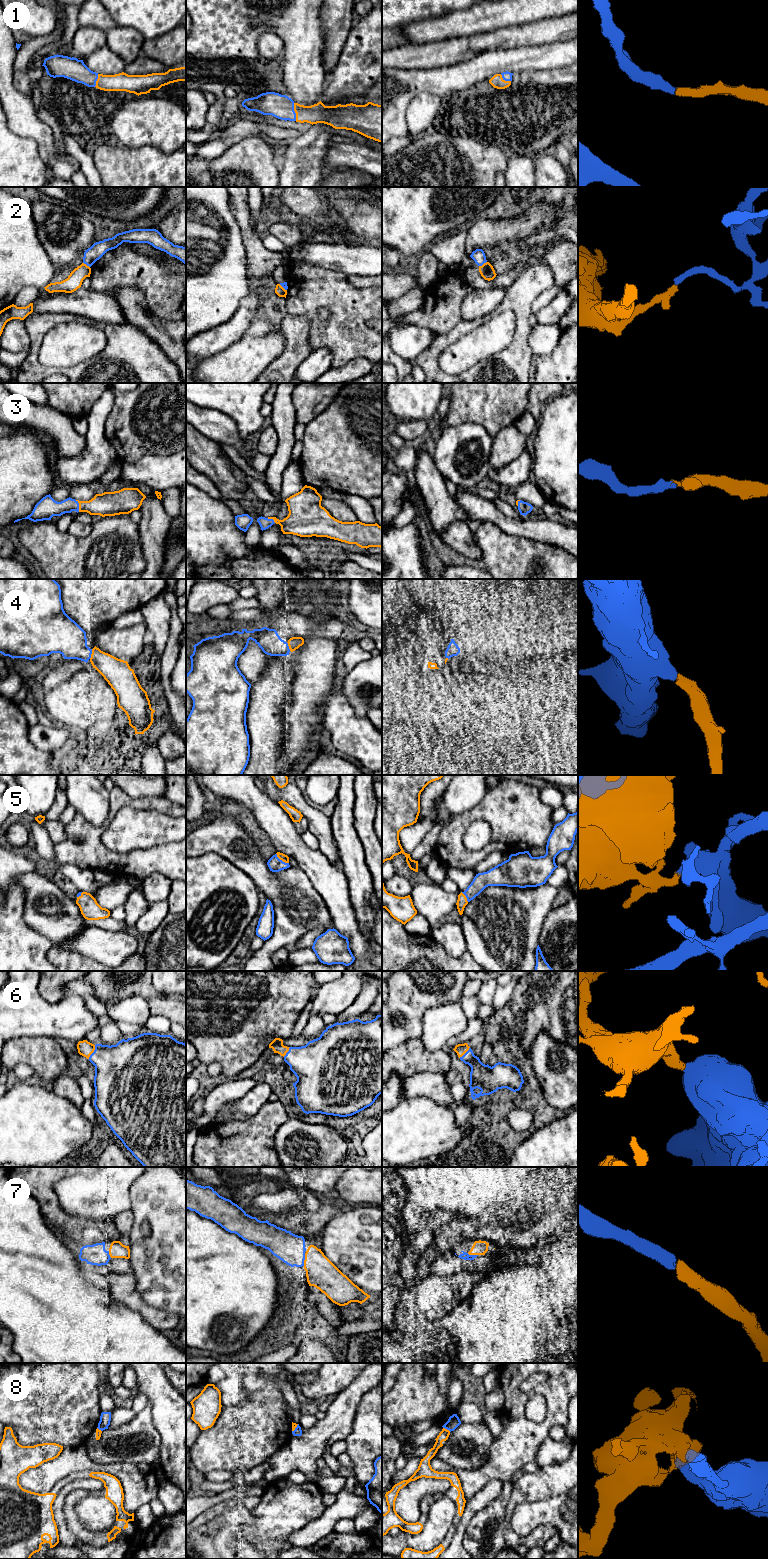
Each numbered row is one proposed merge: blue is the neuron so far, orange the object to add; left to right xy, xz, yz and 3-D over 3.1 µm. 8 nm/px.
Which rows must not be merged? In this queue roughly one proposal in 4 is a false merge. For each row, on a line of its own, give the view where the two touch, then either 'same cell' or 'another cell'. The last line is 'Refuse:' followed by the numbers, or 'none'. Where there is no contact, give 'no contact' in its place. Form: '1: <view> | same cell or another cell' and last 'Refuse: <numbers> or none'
1: xz | same cell
2: yz | another cell
3: xy | same cell
4: xy | same cell
5: xz | same cell
6: xy | same cell
7: xz | same cell
8: yz | another cell
Refuse: 2, 8

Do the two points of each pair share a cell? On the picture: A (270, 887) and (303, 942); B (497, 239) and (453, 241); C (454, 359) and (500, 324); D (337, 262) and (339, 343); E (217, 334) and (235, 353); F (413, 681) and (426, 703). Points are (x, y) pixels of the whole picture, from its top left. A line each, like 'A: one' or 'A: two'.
A: two
B: two
C: one
D: two
E: two
F: one

